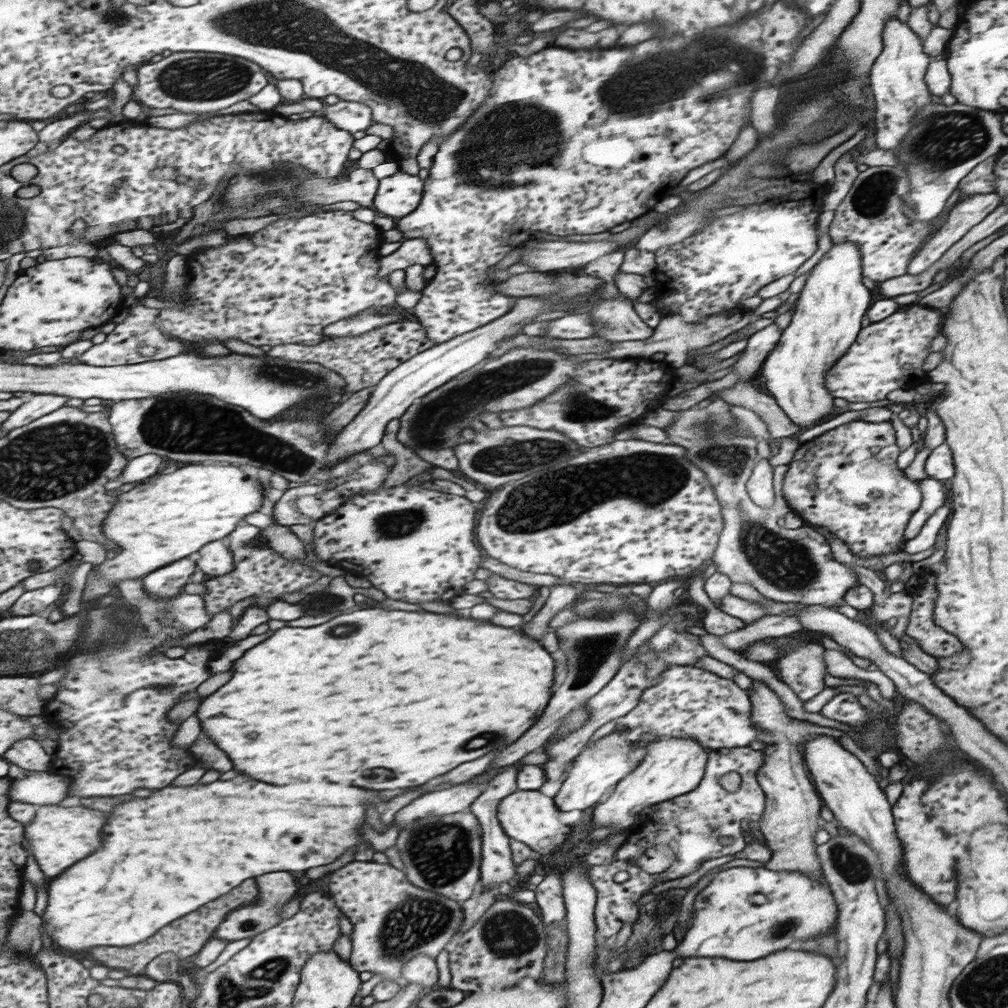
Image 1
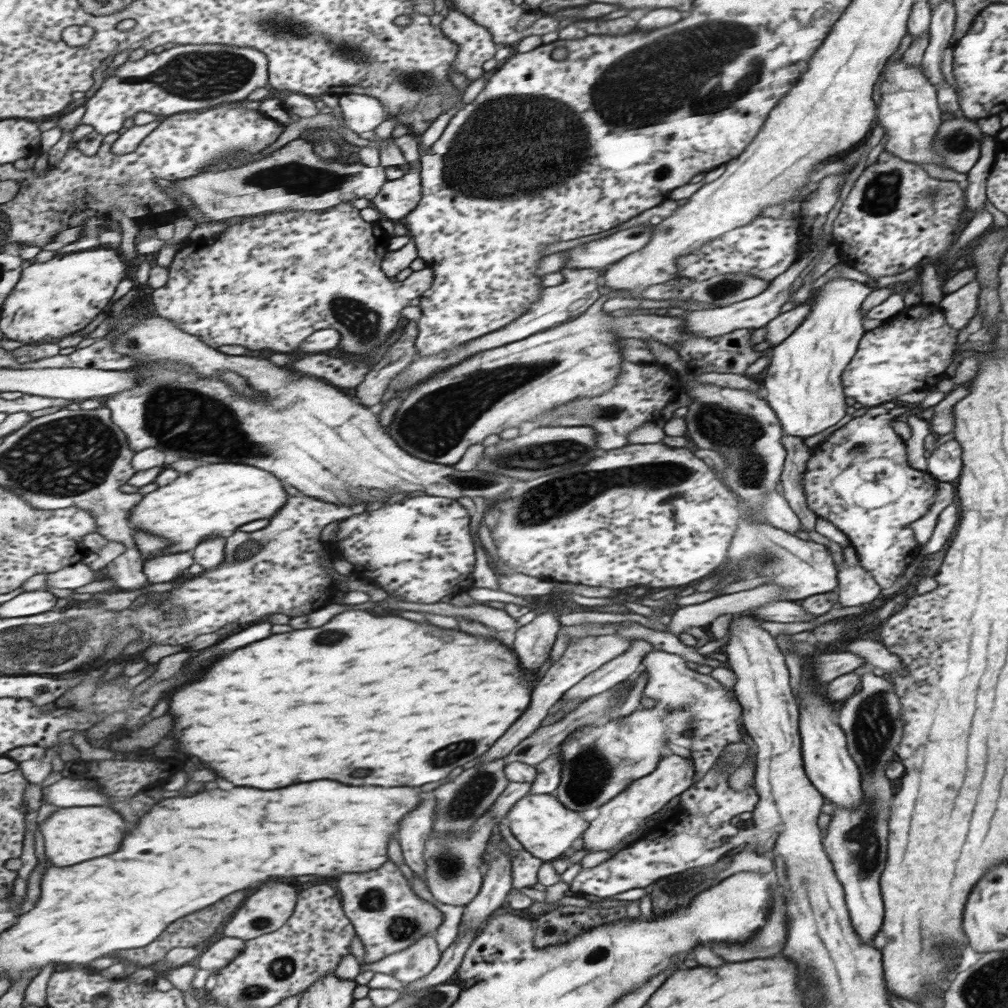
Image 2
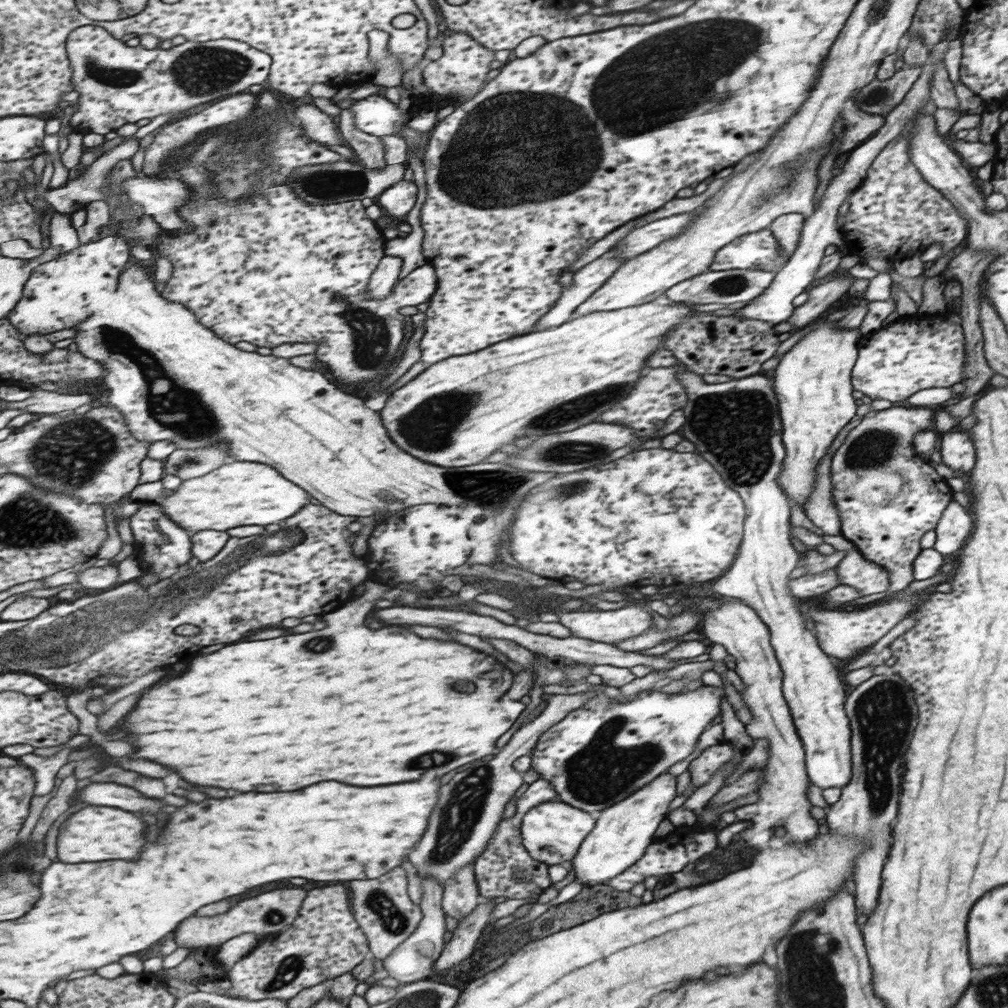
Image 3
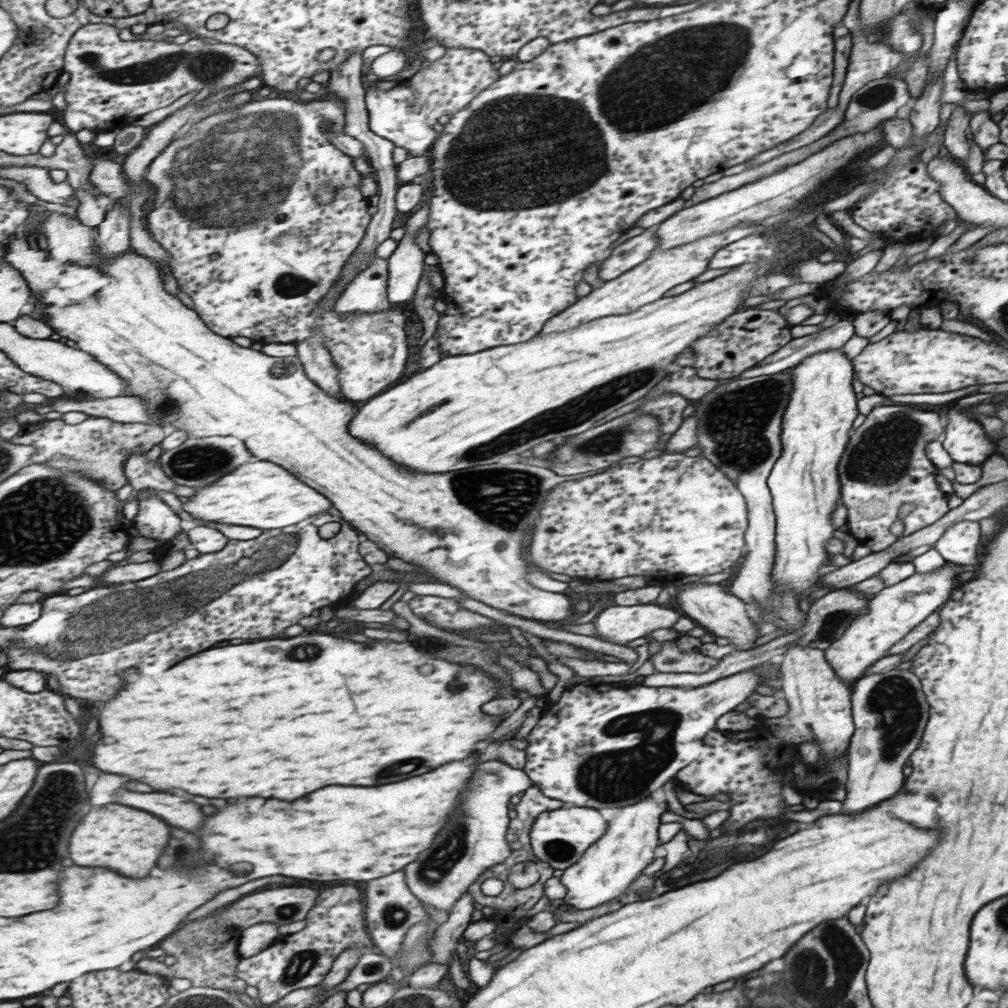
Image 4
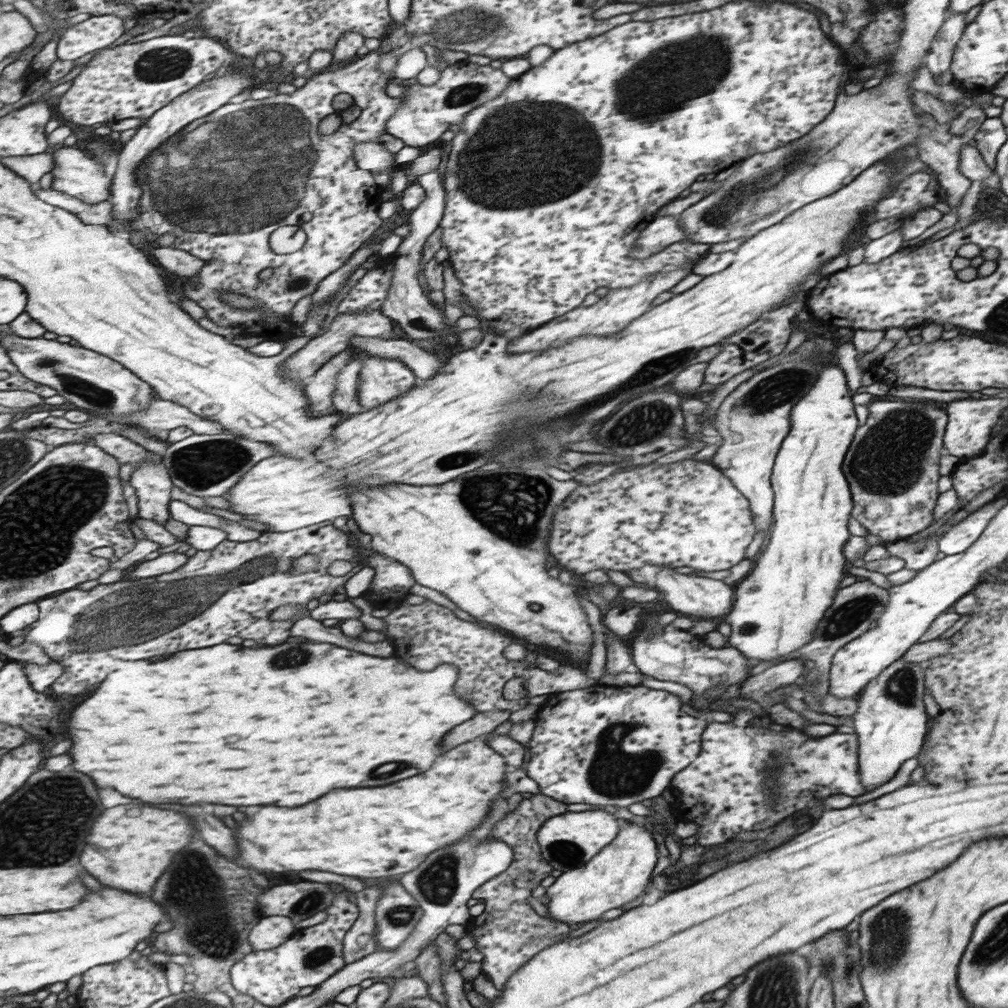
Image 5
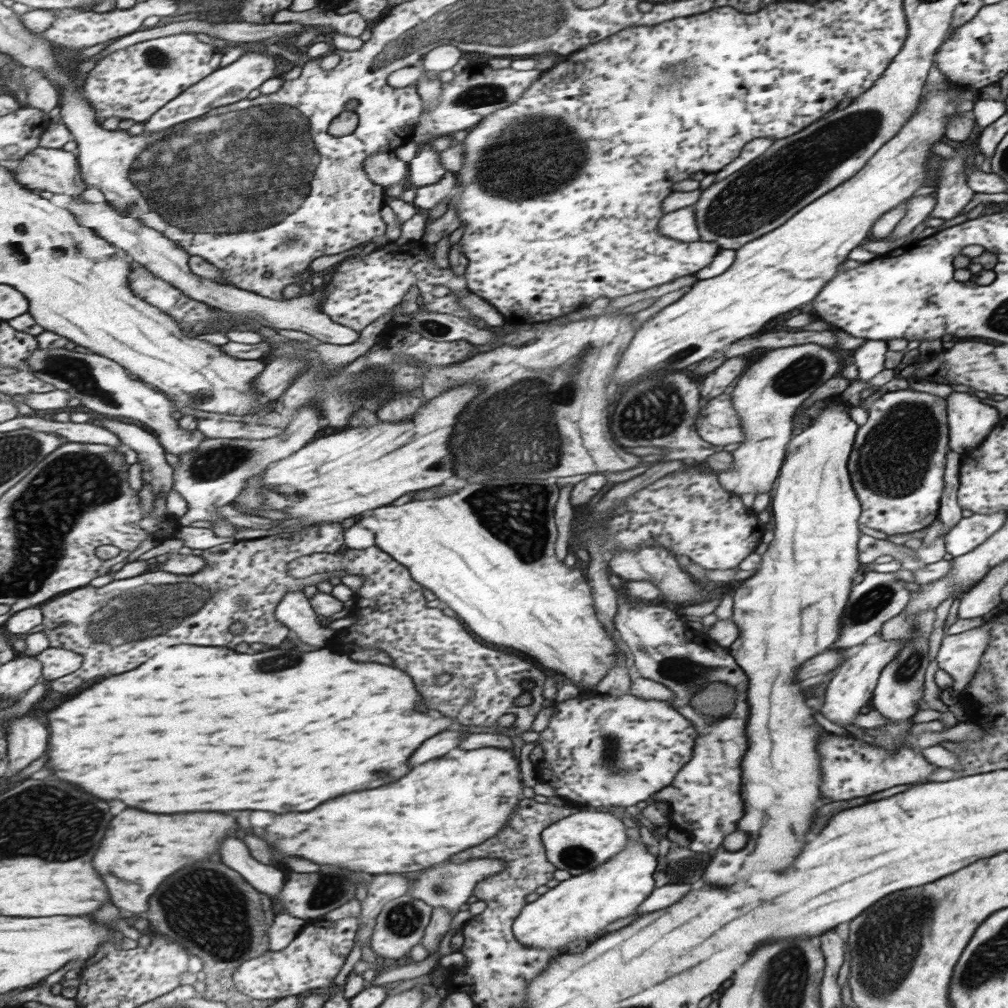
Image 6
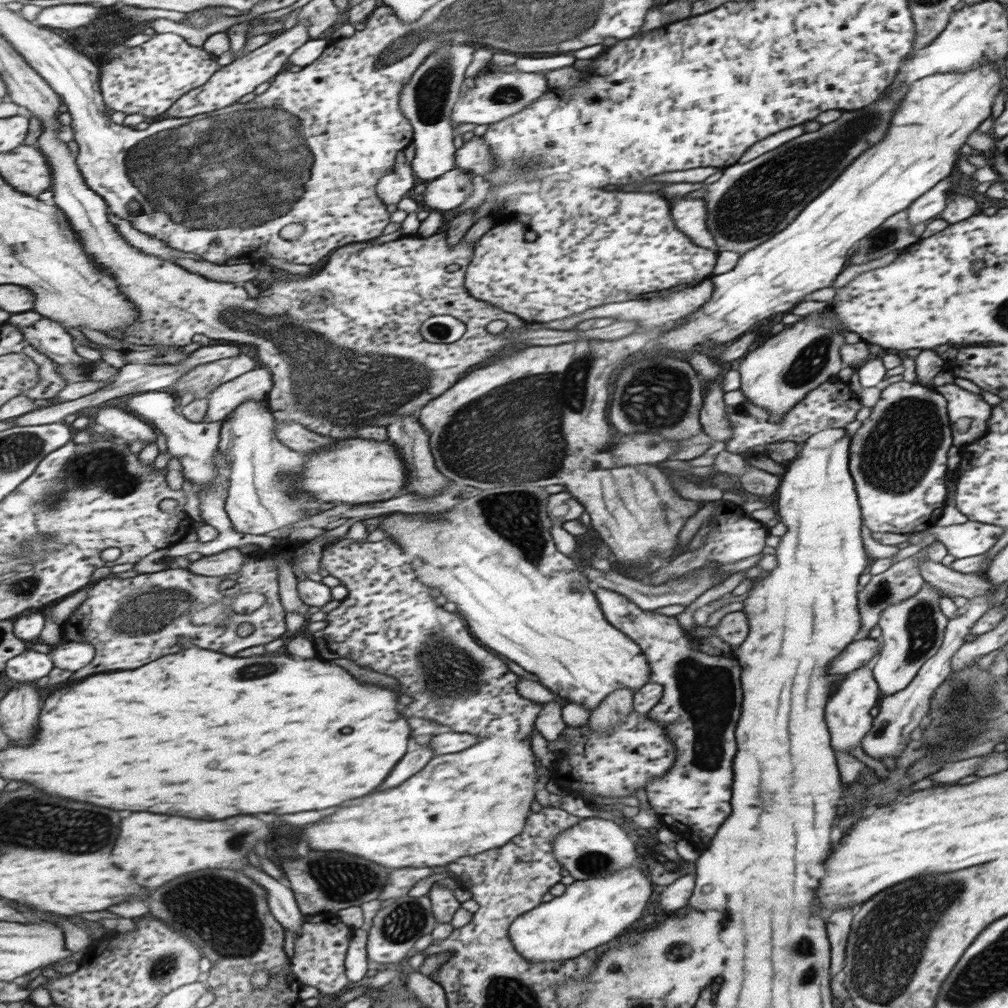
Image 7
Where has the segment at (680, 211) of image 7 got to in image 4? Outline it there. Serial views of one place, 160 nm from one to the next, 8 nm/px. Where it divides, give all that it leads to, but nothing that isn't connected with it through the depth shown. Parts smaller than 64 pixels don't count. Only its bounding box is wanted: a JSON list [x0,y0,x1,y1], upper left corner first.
[598,228,658,283]

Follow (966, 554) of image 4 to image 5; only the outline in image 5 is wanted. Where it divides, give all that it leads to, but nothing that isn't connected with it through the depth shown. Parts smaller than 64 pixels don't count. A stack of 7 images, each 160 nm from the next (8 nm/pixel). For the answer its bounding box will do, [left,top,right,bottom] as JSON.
[938,503,1000,556]

